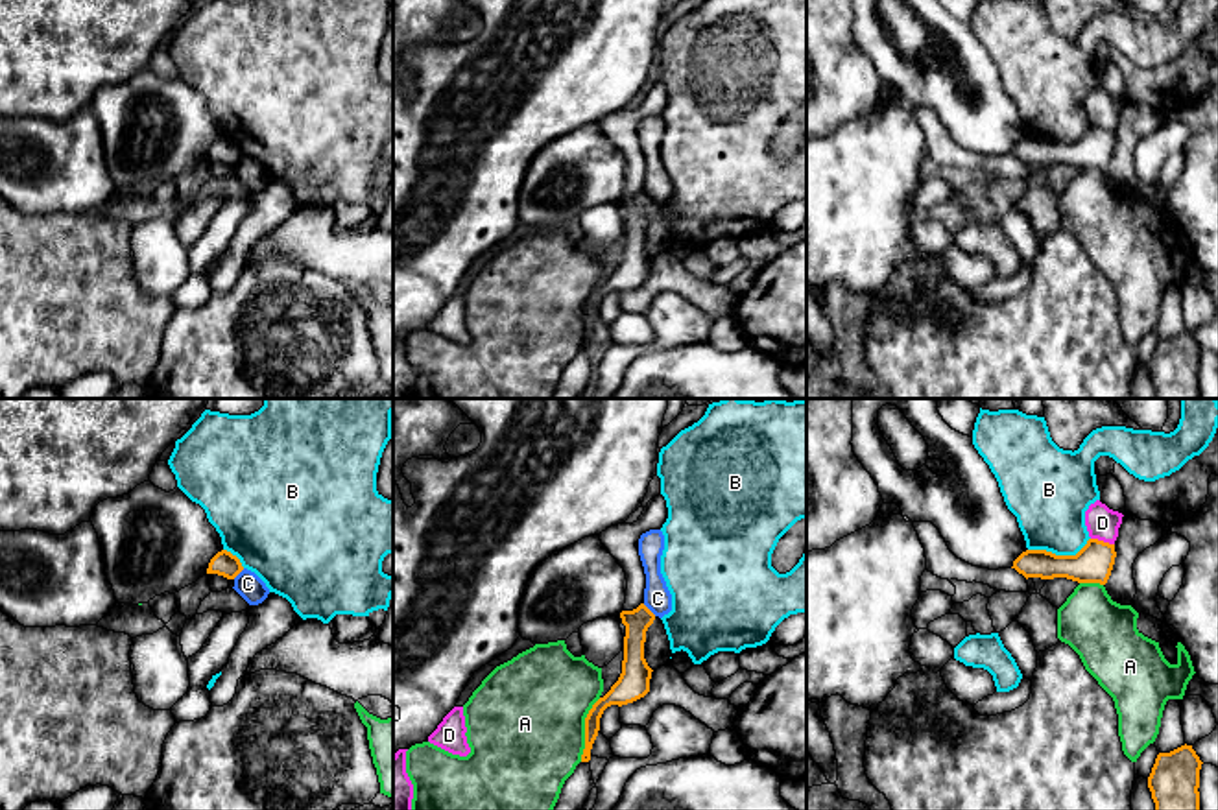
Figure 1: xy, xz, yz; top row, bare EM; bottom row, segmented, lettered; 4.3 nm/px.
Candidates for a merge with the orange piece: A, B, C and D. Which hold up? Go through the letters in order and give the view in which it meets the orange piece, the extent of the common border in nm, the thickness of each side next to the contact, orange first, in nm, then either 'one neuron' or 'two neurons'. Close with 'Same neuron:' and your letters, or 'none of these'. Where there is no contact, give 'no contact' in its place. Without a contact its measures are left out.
A: xz | 300 nm | 110/500 nm | two neurons
B: yz | 280 nm | 170/320 nm | two neurons
C: xz | 80 nm | 110/120 nm | two neurons
D: yz | 110 nm | 170/140 nm | two neurons
Same neuron: none of these

